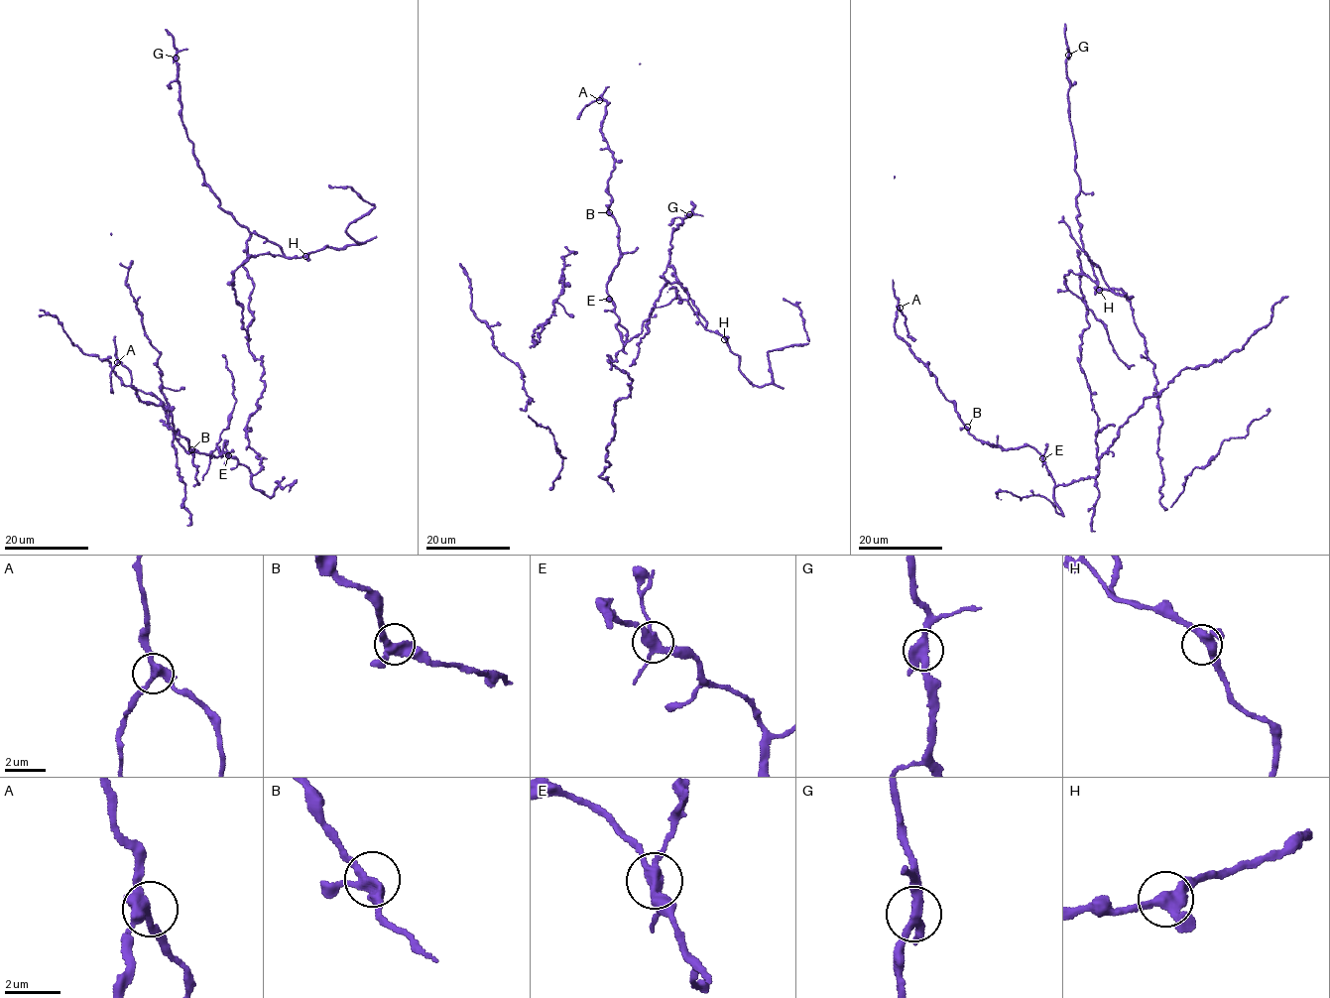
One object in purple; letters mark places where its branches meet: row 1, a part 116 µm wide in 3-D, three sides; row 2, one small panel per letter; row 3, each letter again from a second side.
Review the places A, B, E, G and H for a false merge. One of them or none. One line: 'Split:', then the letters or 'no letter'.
Split: E

